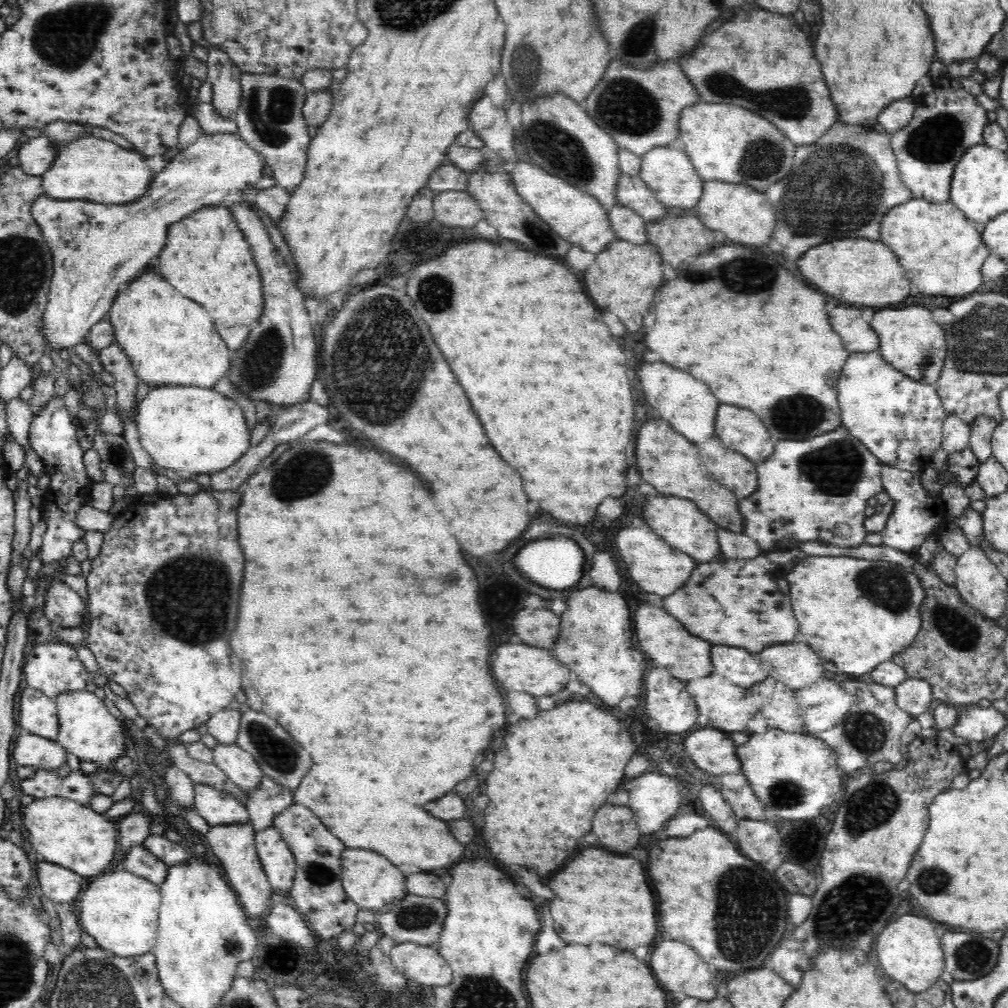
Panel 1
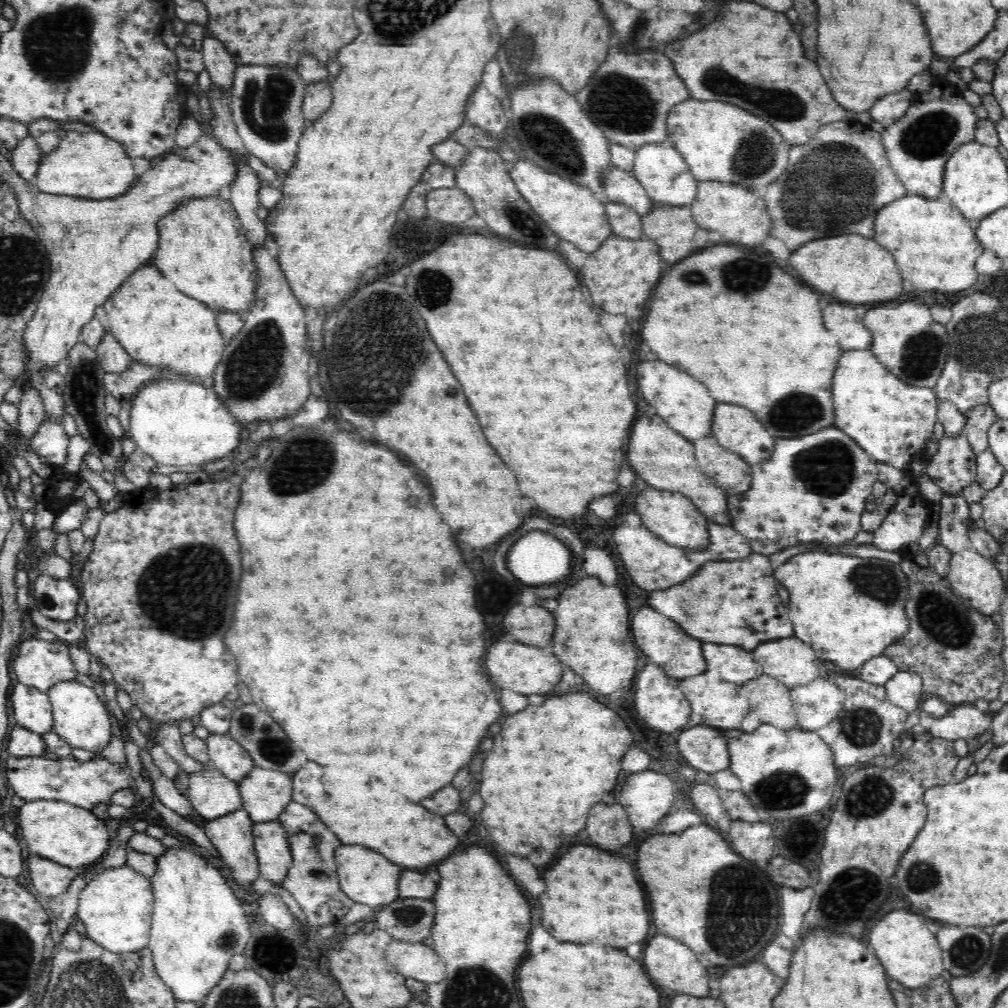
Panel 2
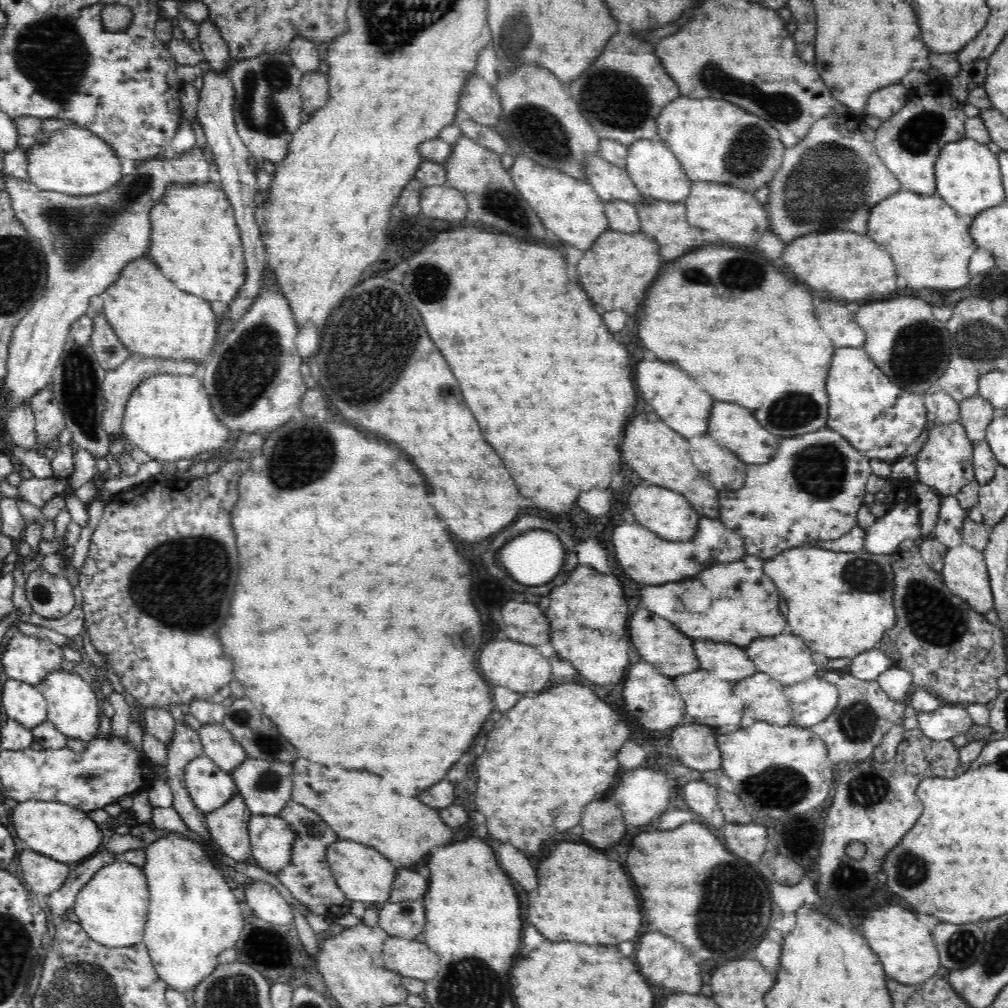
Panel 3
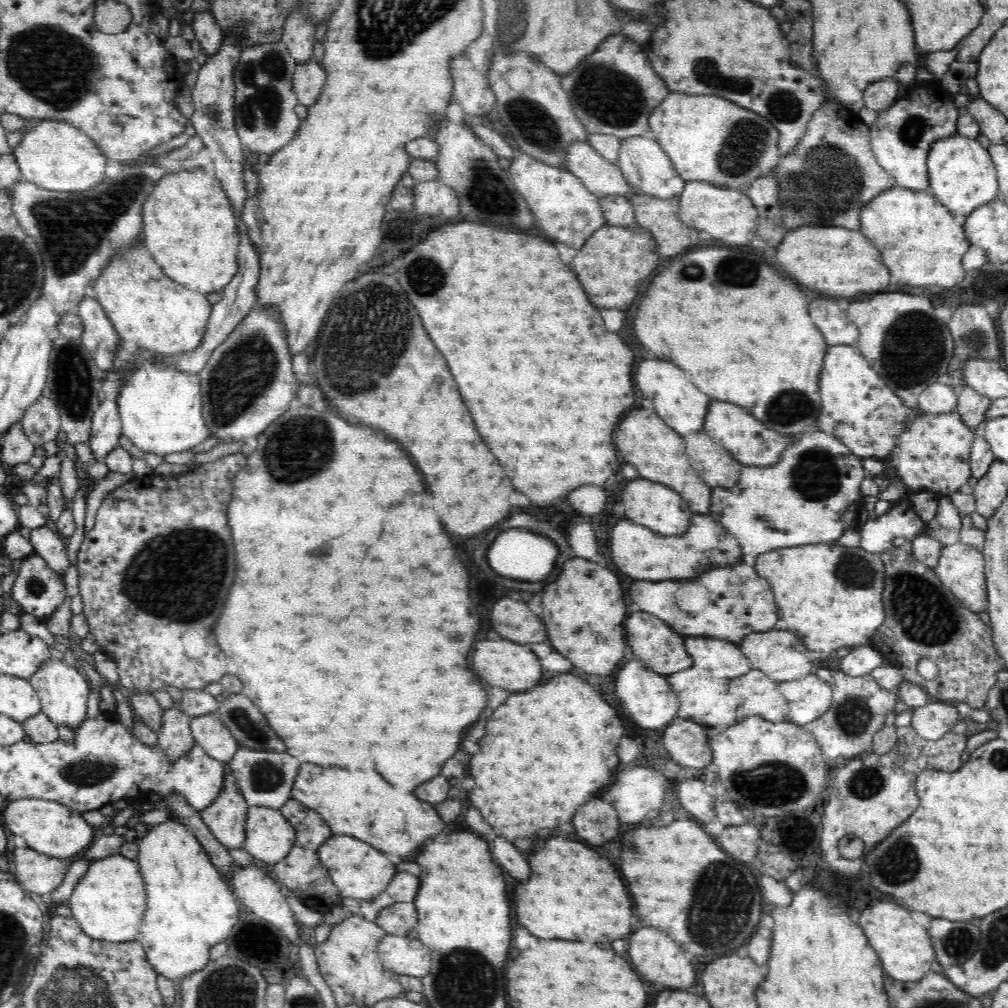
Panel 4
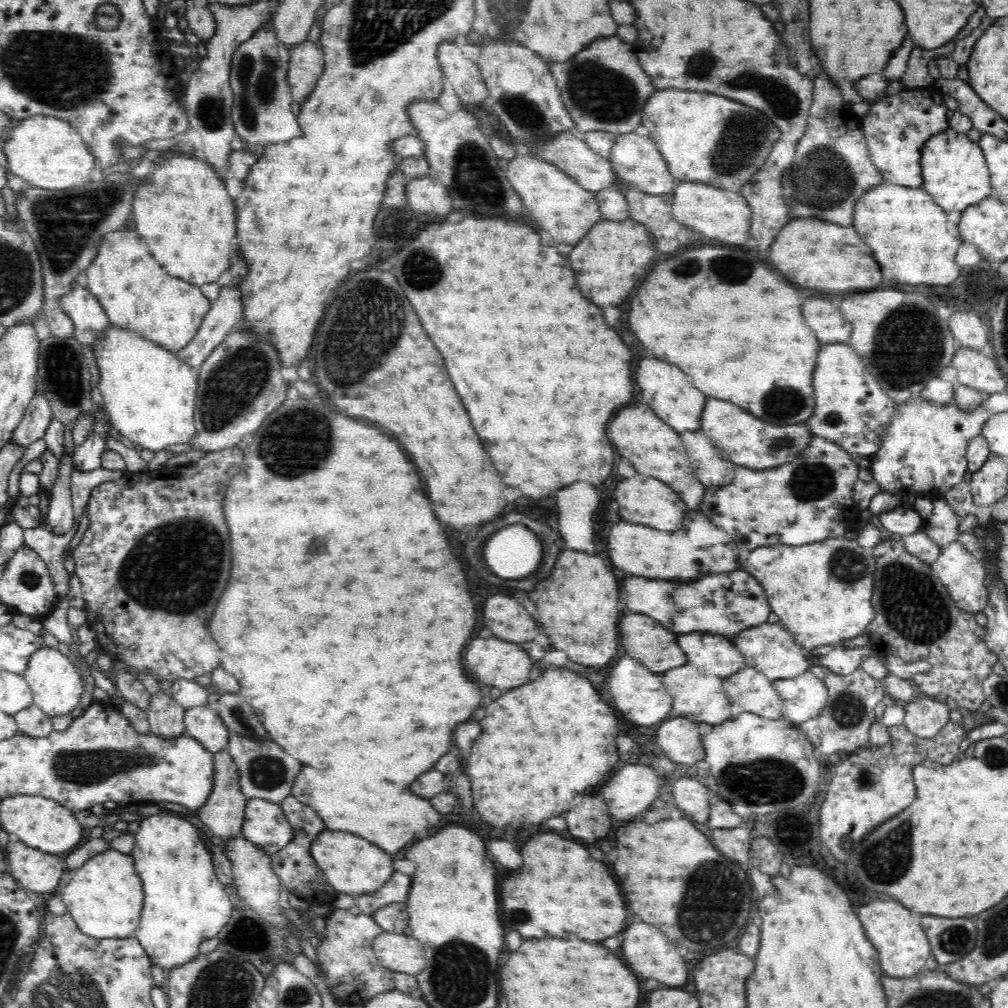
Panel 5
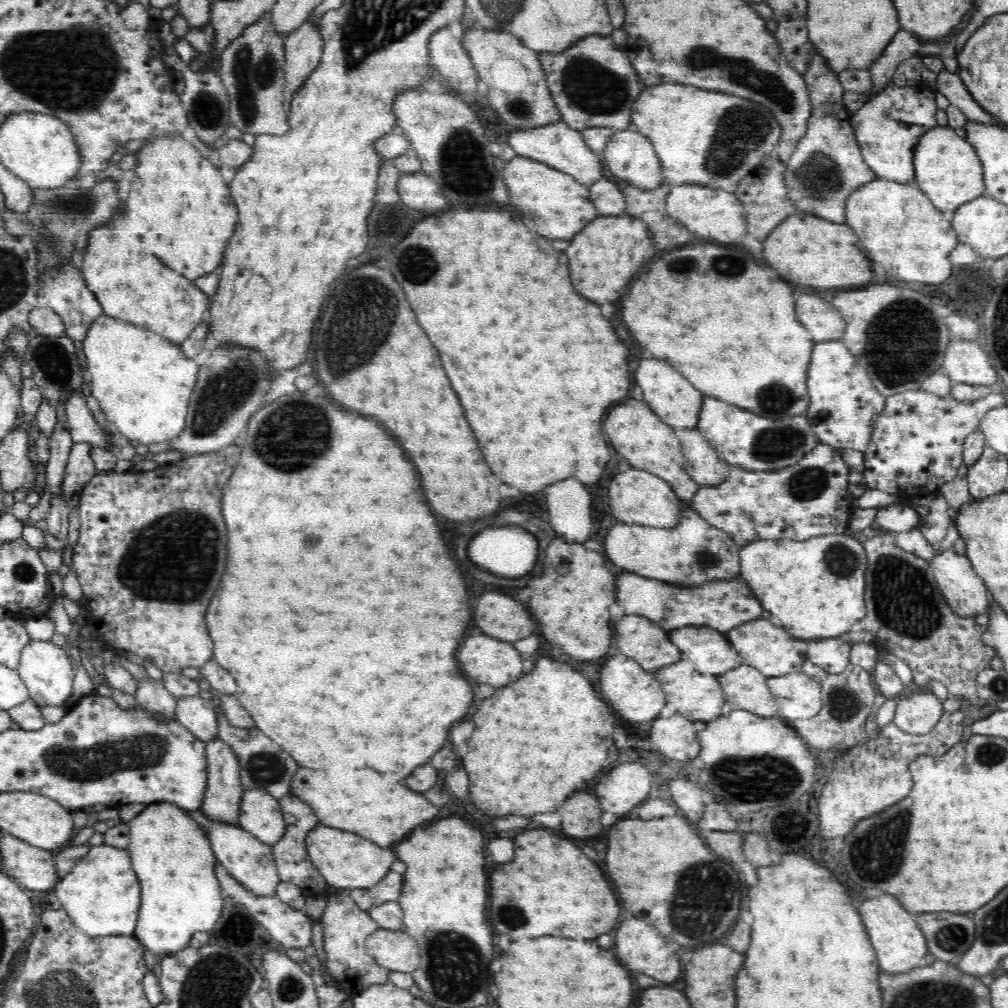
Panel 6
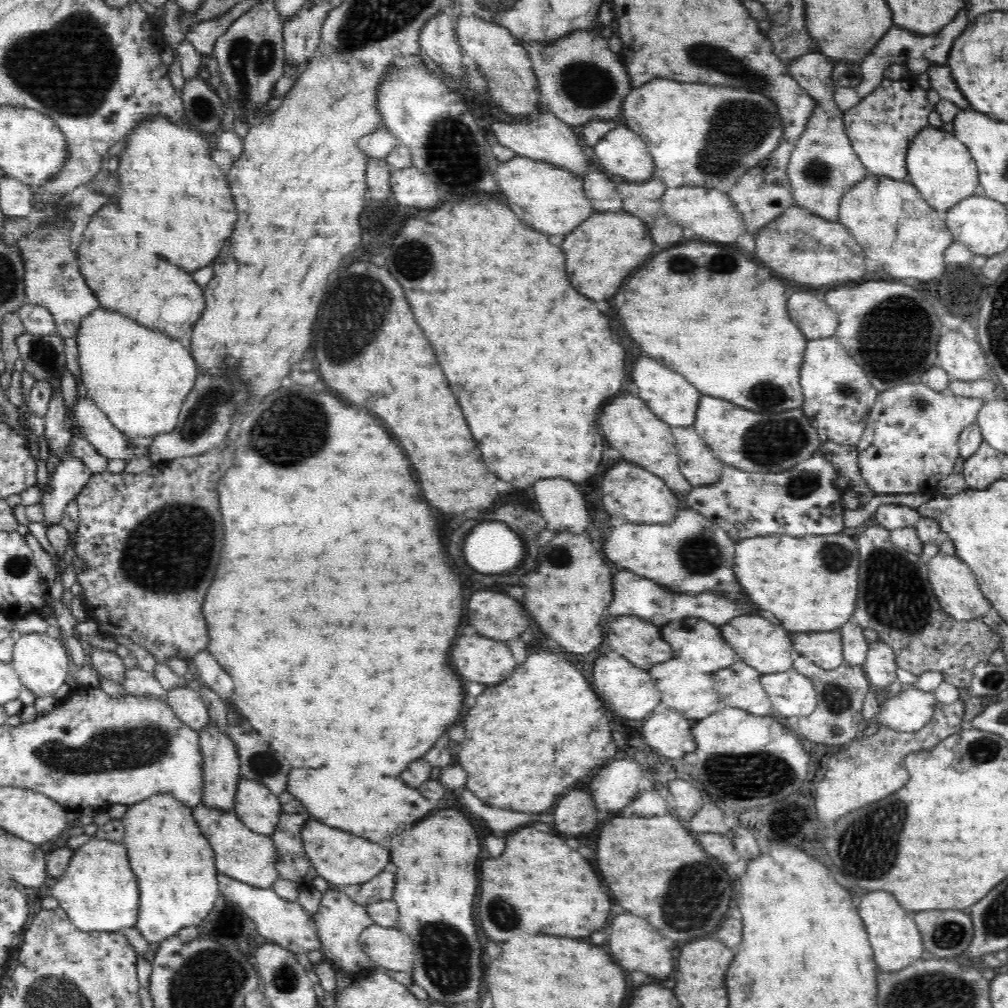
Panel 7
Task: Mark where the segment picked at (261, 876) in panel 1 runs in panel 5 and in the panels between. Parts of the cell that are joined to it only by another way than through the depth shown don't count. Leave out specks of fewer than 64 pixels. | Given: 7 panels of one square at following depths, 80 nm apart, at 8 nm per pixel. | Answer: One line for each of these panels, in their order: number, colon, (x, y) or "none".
2: (231, 834)
3: (227, 826)
4: (226, 816)
5: (222, 814)

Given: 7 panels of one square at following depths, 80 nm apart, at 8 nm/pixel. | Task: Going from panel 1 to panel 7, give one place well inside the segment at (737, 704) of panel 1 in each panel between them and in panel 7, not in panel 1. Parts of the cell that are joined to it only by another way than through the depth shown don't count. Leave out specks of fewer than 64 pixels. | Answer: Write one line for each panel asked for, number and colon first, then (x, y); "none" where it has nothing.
2: (715, 703)
3: (709, 701)
4: (704, 698)
5: (700, 697)
6: (697, 696)
7: (683, 689)

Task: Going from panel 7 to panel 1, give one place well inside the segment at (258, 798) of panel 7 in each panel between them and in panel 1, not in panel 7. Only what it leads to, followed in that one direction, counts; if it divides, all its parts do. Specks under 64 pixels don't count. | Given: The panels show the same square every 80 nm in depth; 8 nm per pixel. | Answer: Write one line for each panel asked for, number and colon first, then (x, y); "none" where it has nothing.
1: (277, 860)
2: (271, 839)
3: (271, 837)
4: (268, 834)
5: (264, 823)
6: (259, 813)

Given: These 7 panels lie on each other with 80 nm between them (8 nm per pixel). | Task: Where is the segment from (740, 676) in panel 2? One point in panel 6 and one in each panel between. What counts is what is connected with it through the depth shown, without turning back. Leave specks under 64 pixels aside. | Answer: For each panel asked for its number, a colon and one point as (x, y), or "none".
3: (729, 662)
4: (724, 659)
5: (716, 655)
6: (708, 650)

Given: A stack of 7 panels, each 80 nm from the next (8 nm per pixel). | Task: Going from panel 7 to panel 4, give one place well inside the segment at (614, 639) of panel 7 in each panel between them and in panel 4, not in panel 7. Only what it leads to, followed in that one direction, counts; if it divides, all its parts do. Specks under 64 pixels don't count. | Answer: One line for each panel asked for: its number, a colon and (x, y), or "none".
4: (654, 643)
5: (644, 639)
6: (647, 644)

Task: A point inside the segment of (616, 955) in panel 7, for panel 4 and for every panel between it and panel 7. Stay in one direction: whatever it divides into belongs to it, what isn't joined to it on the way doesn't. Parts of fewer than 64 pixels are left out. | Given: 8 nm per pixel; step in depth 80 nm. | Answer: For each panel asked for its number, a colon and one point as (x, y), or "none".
4: (658, 957)
5: (648, 952)
6: (639, 946)

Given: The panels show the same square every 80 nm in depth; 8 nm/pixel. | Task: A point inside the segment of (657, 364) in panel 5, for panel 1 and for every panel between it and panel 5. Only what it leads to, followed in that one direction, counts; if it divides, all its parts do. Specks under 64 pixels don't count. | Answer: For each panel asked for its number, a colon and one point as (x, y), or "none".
1: (689, 406)
2: (684, 404)
3: (682, 404)
4: (678, 402)

